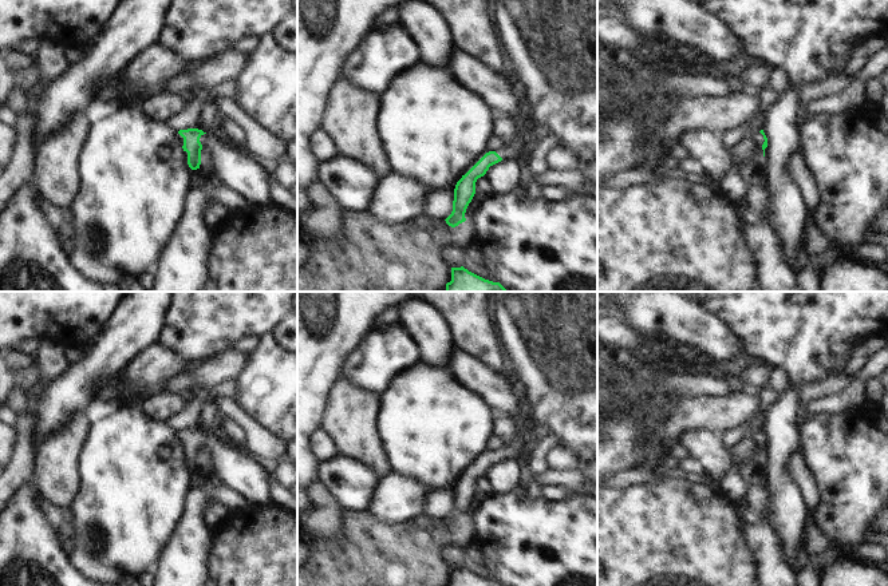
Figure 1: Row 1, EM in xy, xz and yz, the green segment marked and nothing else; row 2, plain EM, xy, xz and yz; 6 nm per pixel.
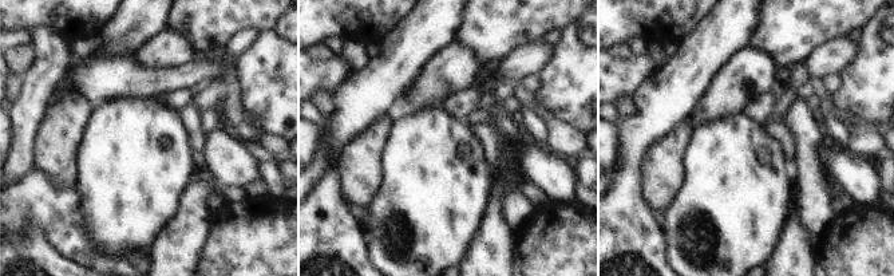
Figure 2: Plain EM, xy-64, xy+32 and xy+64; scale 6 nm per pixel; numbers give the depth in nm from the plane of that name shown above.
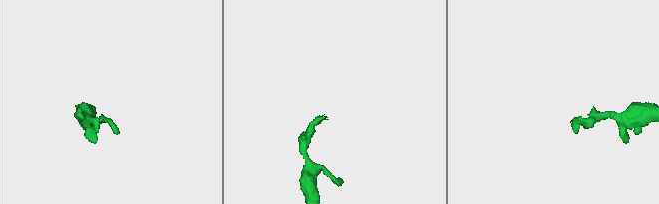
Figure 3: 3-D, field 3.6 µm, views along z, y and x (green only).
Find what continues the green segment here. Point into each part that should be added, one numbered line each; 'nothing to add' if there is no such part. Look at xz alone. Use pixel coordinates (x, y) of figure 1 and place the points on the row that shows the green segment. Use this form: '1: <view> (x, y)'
1: xz (509, 153)

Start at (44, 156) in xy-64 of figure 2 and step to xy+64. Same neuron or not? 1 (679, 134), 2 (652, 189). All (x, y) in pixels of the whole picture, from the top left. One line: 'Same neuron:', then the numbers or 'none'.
Same neuron: 1, 2

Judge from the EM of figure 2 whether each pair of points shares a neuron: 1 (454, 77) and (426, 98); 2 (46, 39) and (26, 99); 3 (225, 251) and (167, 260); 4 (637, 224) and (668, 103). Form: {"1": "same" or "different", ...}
{"1": "same", "2": "same", "3": "different", "4": "same"}

